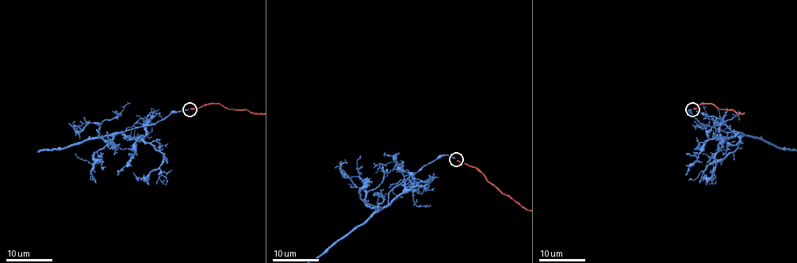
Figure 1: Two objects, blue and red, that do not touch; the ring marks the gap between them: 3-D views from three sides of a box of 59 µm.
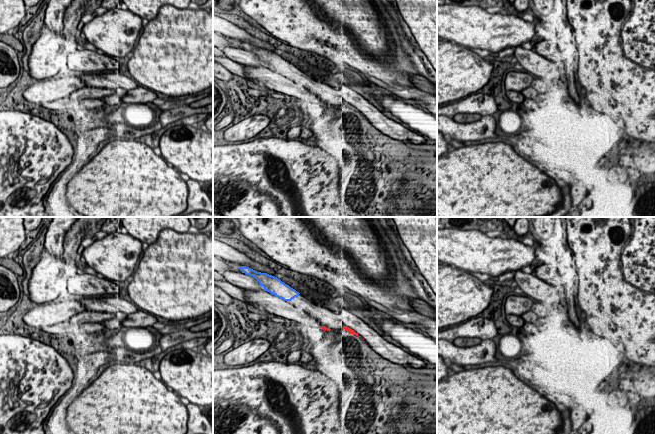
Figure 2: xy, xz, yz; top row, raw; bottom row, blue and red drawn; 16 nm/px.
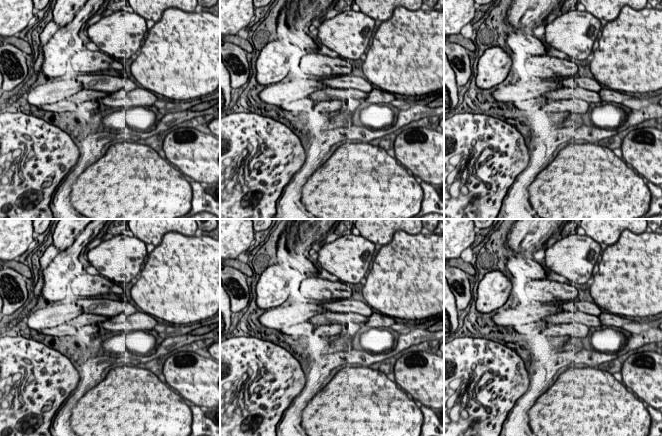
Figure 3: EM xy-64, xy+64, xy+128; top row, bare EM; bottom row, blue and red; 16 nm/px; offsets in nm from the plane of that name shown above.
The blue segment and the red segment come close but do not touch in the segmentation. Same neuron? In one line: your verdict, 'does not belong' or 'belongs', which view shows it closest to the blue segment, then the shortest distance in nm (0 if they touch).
does not belong; view xz; gap 600 nm

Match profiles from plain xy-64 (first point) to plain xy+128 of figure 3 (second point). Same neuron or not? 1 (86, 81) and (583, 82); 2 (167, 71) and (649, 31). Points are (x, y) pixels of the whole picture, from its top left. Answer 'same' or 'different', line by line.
1: same
2: same

